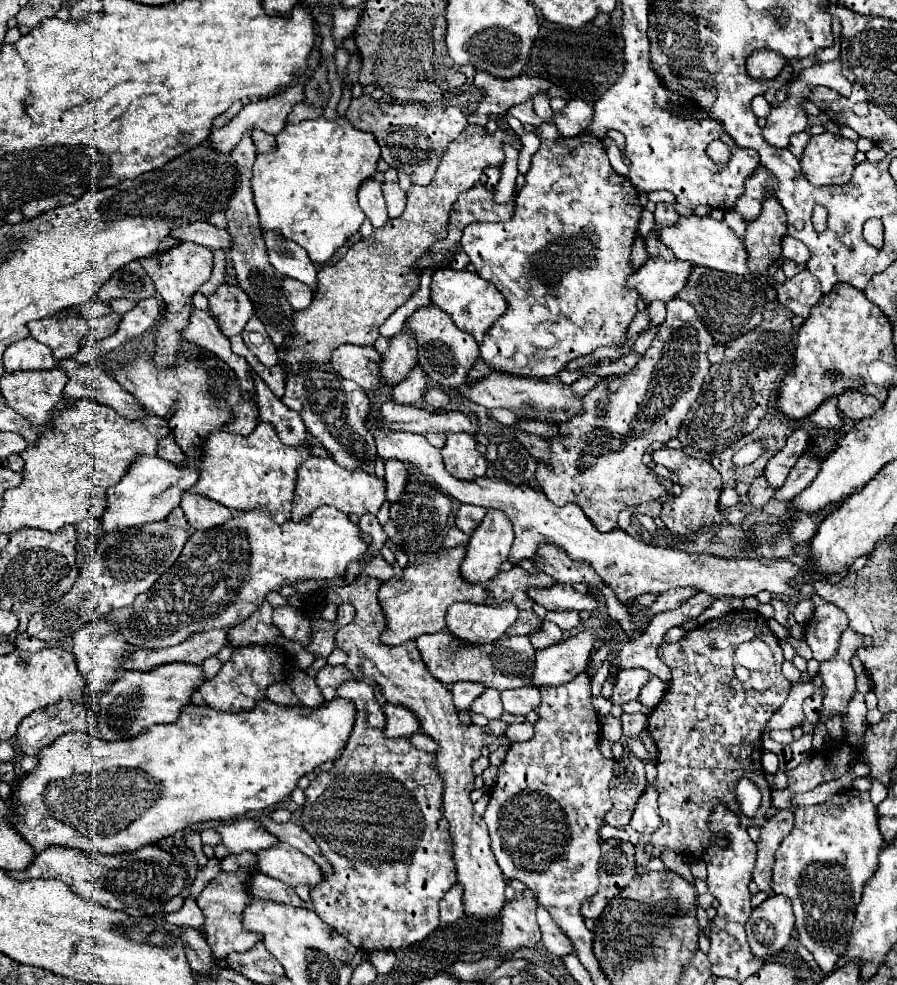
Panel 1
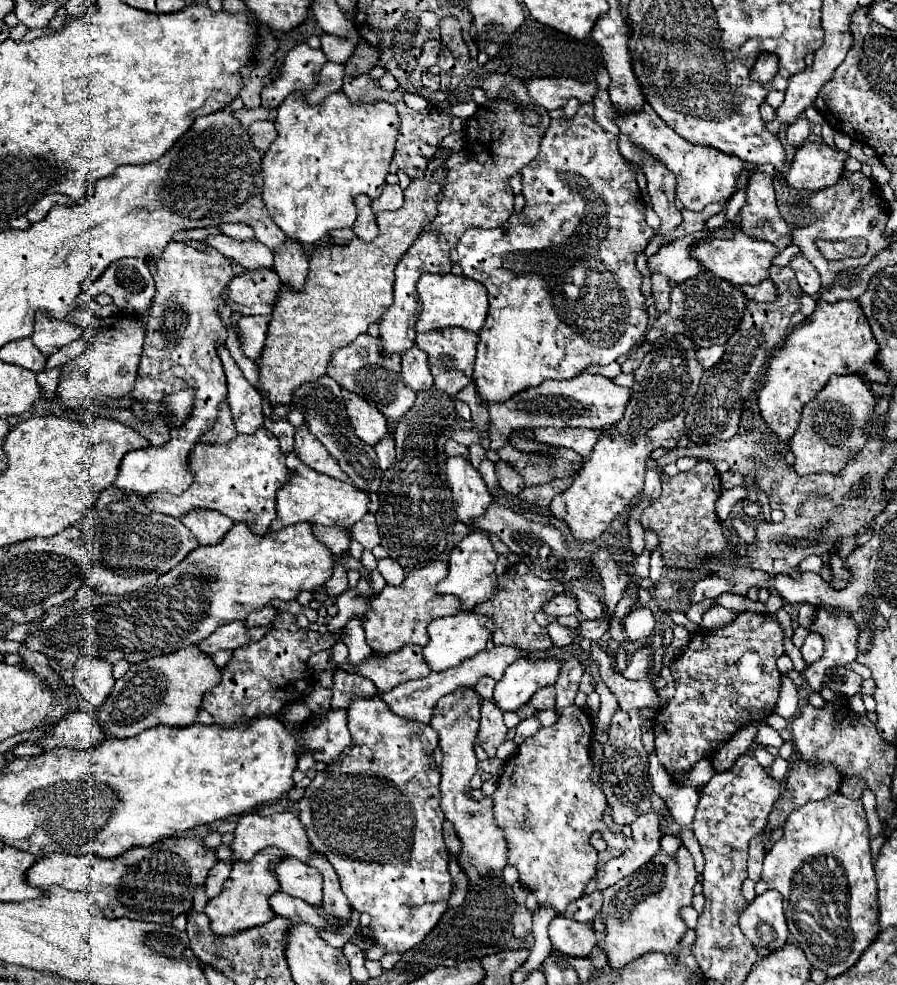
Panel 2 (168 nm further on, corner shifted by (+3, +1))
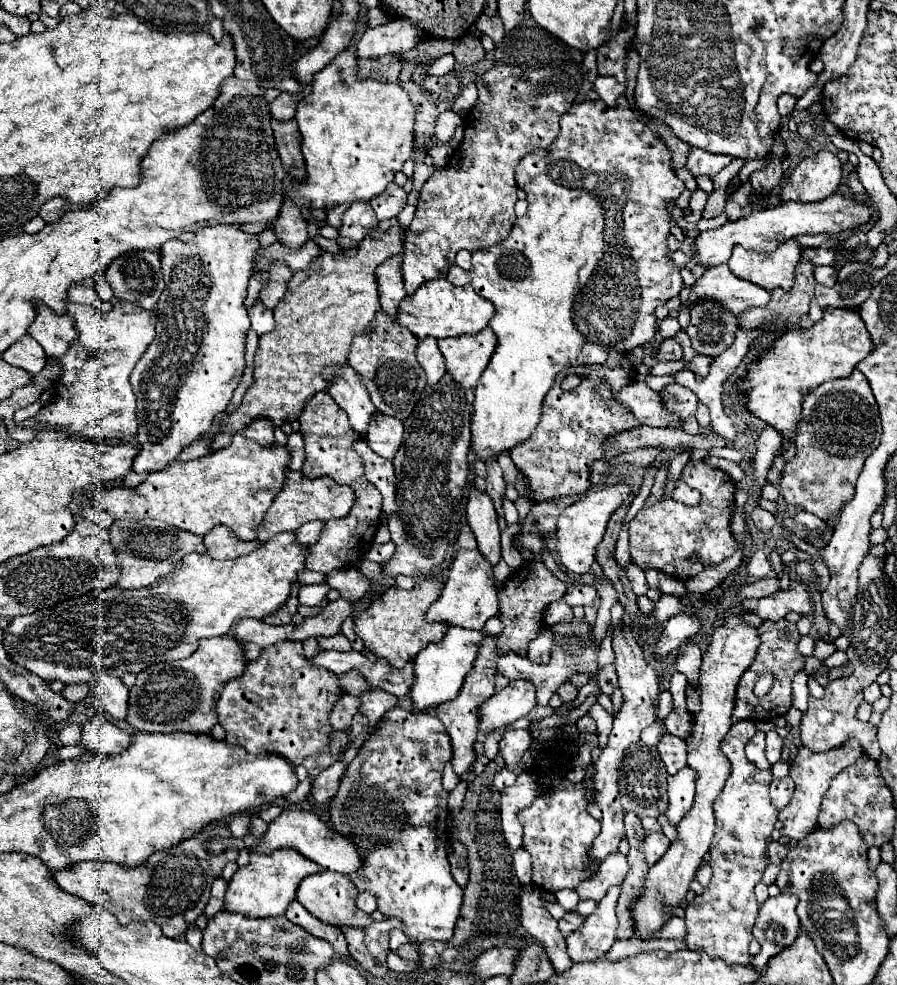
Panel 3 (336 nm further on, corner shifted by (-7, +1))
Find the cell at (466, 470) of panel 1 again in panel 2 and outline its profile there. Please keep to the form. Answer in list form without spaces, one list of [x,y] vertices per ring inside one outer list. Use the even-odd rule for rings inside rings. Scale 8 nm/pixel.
[[[449,456],[445,460],[445,476],[453,496],[453,508],[461,522],[471,524],[491,504],[491,494],[473,464],[463,456]]]

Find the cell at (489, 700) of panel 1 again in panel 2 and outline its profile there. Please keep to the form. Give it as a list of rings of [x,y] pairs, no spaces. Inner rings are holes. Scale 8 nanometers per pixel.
[[[481,702],[481,728],[479,728],[479,744],[487,752],[489,758],[495,758],[495,750],[501,742],[505,742],[507,728],[503,724],[503,712],[491,702]]]

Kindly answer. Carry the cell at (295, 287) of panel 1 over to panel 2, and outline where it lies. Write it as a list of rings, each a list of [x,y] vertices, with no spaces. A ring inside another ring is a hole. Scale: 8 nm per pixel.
[[[289,240],[277,248],[275,252],[275,272],[279,274],[281,282],[285,286],[289,286],[289,290],[299,290],[303,288],[305,284],[305,278],[307,278],[307,258],[305,258],[305,252],[303,248]]]

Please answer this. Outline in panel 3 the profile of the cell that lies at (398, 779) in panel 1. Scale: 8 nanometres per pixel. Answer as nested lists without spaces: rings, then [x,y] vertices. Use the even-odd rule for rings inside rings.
[[[395,706],[393,710],[387,712],[387,716],[381,720],[379,728],[365,740],[365,744],[361,746],[357,758],[347,766],[343,778],[341,778],[341,786],[337,796],[331,802],[331,826],[337,832],[343,832],[345,836],[349,836],[353,840],[353,844],[357,846],[361,858],[363,858],[363,868],[353,872],[349,878],[353,880],[353,884],[357,886],[359,892],[375,892],[377,896],[377,904],[379,904],[379,912],[385,918],[399,918],[405,926],[405,934],[413,938],[415,944],[421,944],[425,940],[439,940],[439,942],[449,942],[453,938],[453,930],[459,918],[459,910],[463,904],[463,890],[457,886],[457,882],[451,876],[451,868],[449,868],[449,860],[447,860],[447,848],[449,848],[449,838],[447,838],[447,816],[449,816],[449,808],[447,808],[447,792],[441,786],[441,776],[443,776],[443,768],[445,764],[451,760],[453,750],[451,750],[451,740],[449,734],[443,726],[441,720],[437,720],[437,716],[429,714],[429,712],[407,712],[399,706]]]

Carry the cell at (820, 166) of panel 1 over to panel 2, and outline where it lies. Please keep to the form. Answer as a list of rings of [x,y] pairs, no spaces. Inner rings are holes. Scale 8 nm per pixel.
[[[805,142],[797,148],[785,180],[795,190],[815,192],[829,188],[841,180],[847,158],[847,152],[825,142]]]

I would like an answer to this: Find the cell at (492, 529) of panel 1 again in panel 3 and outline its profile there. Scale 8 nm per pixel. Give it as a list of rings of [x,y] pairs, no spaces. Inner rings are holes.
[[[459,550],[449,568],[441,596],[427,610],[427,622],[447,622],[449,626],[483,632],[485,622],[499,612],[499,598],[493,584],[493,568],[477,550]]]

